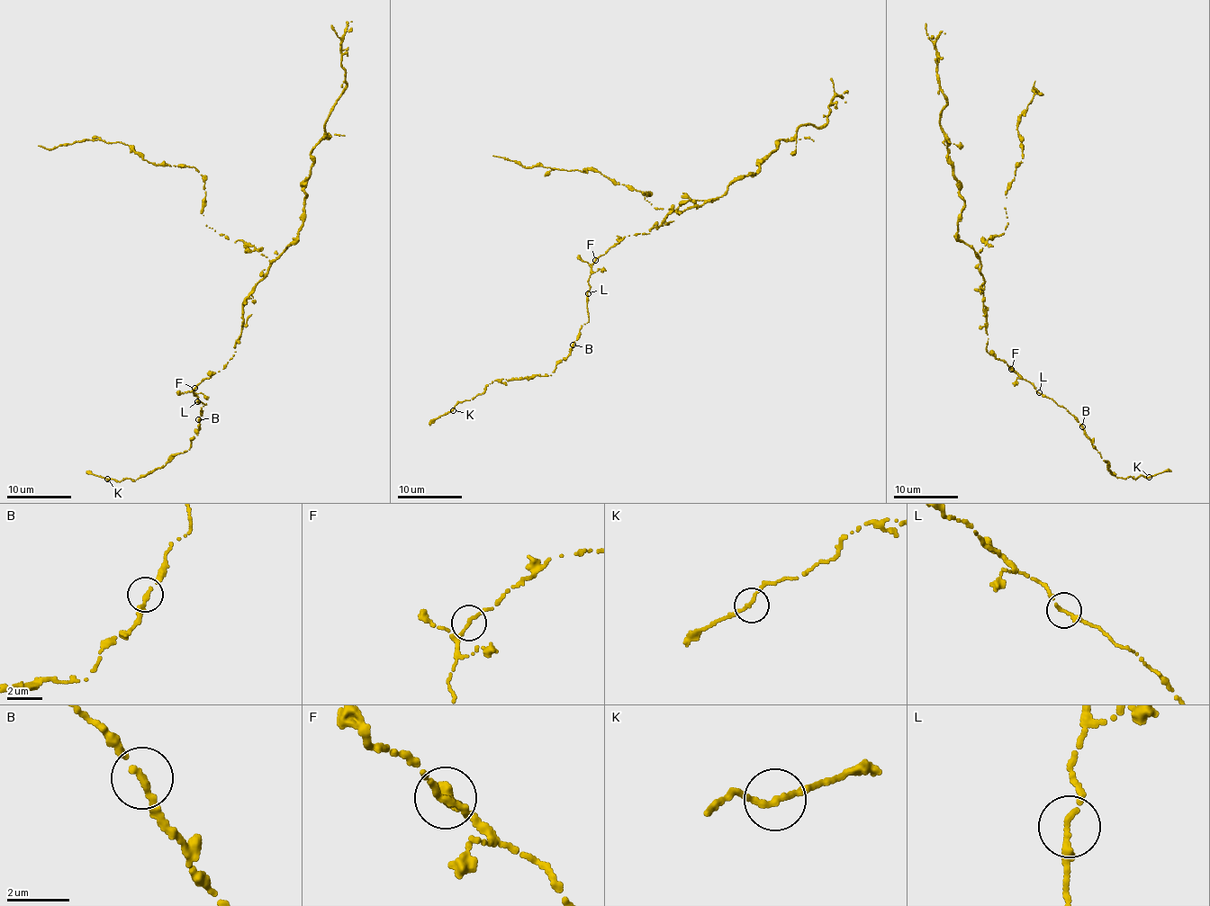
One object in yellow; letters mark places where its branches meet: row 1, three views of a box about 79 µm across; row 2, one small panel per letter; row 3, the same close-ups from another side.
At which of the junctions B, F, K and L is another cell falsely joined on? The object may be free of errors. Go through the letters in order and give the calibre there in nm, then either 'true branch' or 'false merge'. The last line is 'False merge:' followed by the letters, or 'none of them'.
B: 200 nm thick; true branch
F: 200 nm thick; true branch
K: 190 nm thick; true branch
L: 200 nm thick; true branch
False merge: none of them

